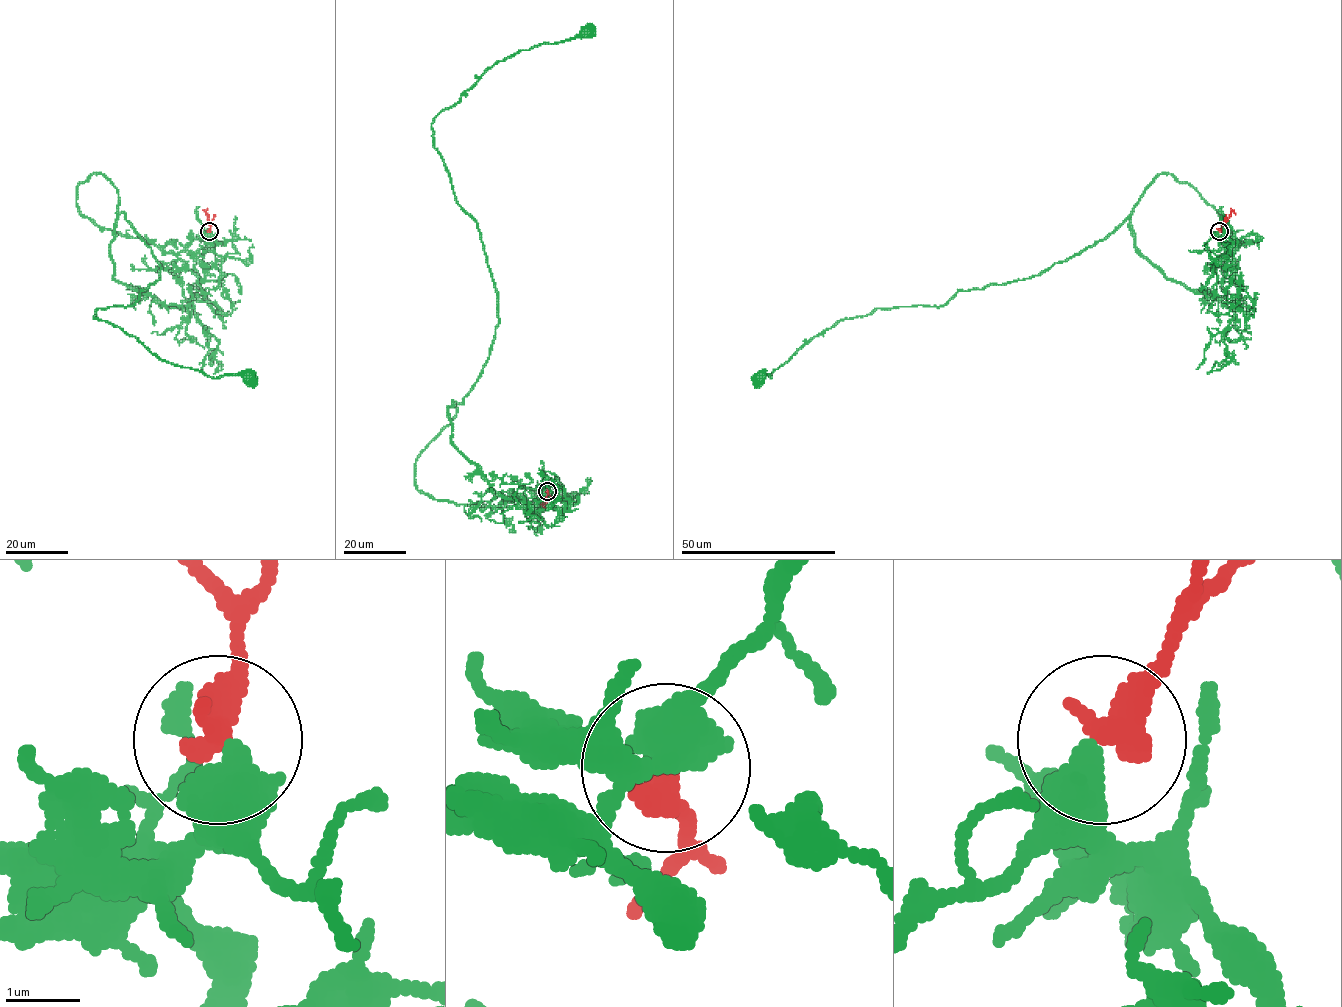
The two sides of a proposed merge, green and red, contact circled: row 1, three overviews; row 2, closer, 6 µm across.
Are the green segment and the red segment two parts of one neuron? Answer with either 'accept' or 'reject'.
accept

